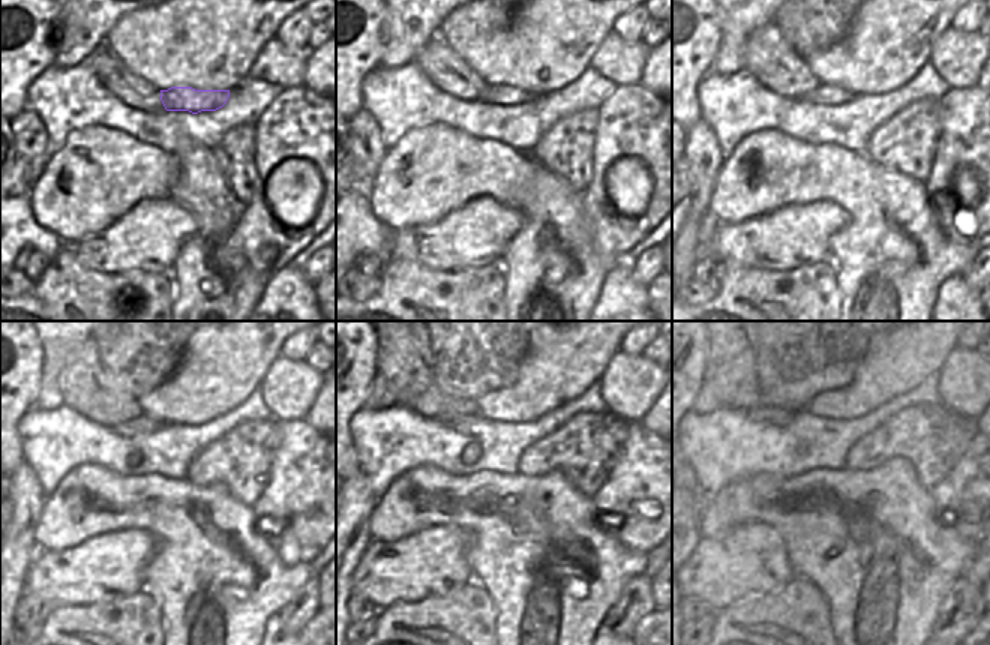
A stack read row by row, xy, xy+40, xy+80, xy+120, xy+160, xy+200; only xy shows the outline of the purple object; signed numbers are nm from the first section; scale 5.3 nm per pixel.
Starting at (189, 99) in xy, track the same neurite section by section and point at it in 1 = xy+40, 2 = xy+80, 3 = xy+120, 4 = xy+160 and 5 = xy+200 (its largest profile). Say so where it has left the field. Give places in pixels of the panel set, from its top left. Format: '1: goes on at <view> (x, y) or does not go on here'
1: goes on at xy+40 (494, 93)
2: goes on at xy+80 (824, 93)
3: goes on at xy+120 (143, 425)
4: goes on at xy+160 (459, 423)
5: goes on at xy+200 (765, 413)

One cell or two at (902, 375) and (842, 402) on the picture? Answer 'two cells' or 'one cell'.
one cell

